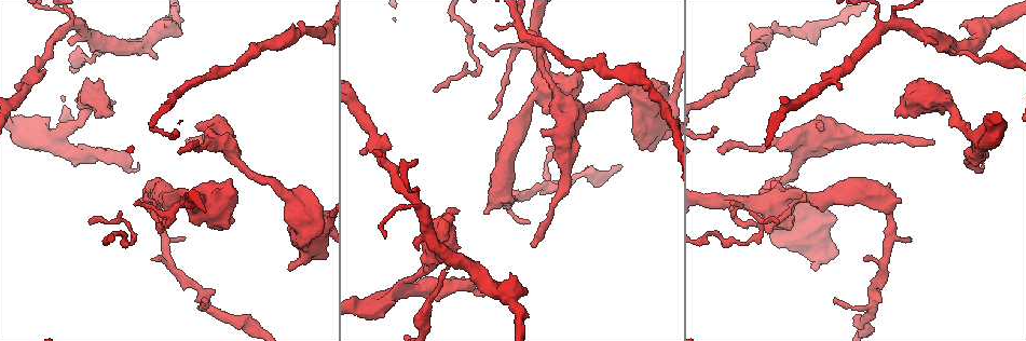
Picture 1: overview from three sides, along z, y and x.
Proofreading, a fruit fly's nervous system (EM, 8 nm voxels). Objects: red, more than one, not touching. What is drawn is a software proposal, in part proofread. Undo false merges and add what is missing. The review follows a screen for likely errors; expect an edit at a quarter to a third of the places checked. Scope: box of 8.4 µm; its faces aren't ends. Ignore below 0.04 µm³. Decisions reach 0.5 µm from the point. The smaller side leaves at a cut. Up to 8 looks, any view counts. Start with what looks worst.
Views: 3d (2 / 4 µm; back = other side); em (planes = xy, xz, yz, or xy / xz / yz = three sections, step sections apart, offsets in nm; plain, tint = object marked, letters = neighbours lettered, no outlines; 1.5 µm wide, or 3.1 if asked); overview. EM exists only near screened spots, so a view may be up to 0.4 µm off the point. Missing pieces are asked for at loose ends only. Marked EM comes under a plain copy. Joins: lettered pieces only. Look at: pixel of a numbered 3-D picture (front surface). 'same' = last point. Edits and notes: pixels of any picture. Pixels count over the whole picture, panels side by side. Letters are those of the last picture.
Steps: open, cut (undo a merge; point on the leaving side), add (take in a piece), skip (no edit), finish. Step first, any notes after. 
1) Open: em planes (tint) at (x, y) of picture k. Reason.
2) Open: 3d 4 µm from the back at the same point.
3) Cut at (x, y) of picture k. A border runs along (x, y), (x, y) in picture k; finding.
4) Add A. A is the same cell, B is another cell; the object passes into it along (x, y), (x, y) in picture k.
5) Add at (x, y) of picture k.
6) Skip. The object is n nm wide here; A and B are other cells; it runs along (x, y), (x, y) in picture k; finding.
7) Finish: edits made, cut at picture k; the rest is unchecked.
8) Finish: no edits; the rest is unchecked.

Open: 3d 2 µm at (482, 296) of picture 1.

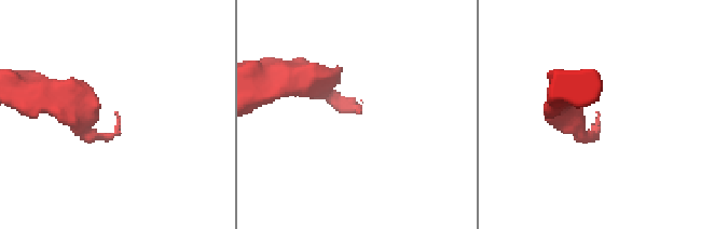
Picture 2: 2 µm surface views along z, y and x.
Open: em planes (letters) at (116, 111) of picture 2.

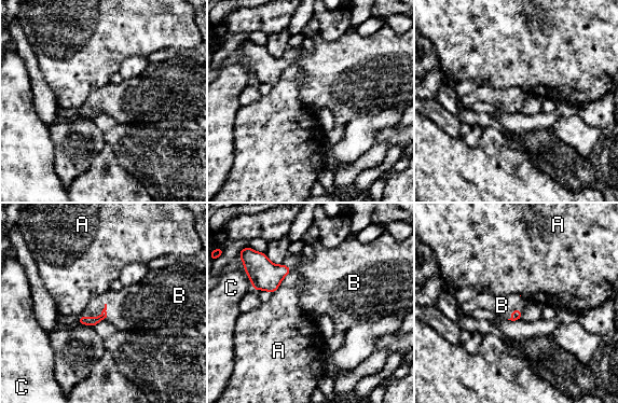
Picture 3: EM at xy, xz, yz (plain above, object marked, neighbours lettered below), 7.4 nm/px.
Add B. The longest contact is with A, 240 nm; B is the same cell, A and C are other cells; it goes on there.

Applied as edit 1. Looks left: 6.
Open: 3d 4 µm at (884, 27) of picture 1. Thin neck.

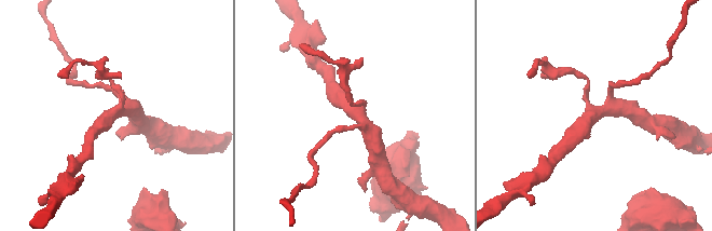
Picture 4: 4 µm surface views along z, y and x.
Open: em 3.1 µm planes (letters) at (115, 113) of picture 4.

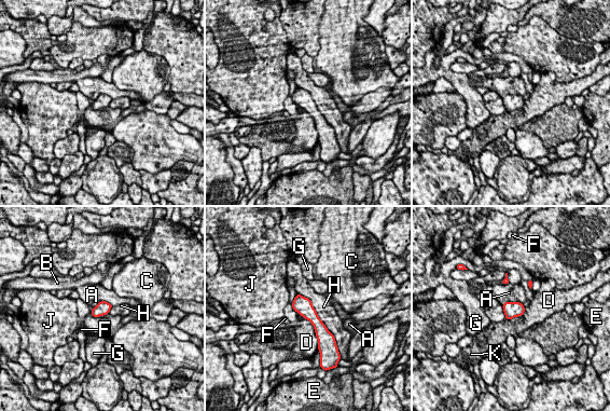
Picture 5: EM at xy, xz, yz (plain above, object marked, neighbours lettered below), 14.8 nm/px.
Skip. The longest contact is with H, 850 nm; A, B, C, D, E, F, G, H, J and K are other cells; all the same cell.

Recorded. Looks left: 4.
Open: 3d 4 µm at (897, 115) of picture 1. An open end.

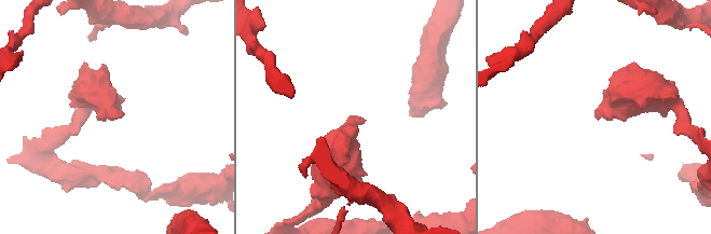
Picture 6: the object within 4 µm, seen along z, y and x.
Open: em planes (letters) at (597, 118) of picture 6.

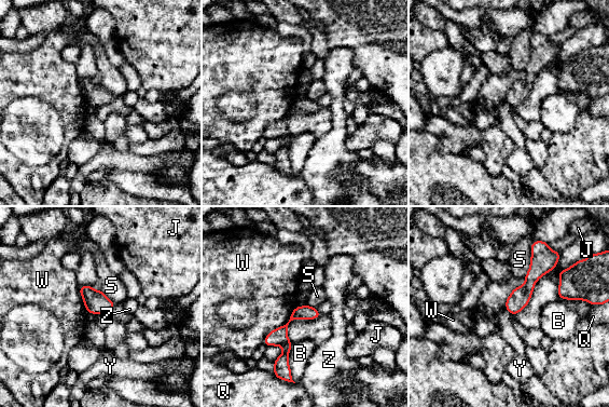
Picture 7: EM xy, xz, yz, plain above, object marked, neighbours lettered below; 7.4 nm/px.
Skip. The longest contact is with W, 380 nm; B, J, Q, S, W, Y and Z are other cells; no lettered piece goes on from it.

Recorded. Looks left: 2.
Finish: edits made, add at picture 3; the rest is unchecked.

